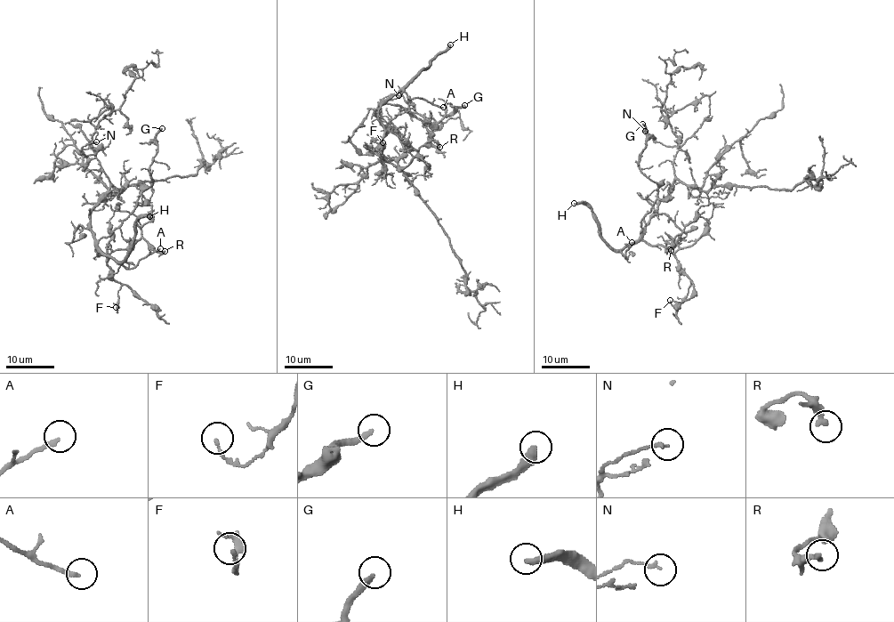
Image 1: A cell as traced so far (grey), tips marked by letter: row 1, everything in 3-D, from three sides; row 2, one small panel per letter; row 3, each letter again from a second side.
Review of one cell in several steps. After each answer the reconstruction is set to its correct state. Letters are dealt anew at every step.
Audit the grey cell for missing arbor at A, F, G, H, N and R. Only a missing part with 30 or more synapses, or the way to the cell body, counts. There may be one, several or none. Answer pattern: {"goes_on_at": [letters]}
{"goes_on_at": ["A", "G", "H"]}

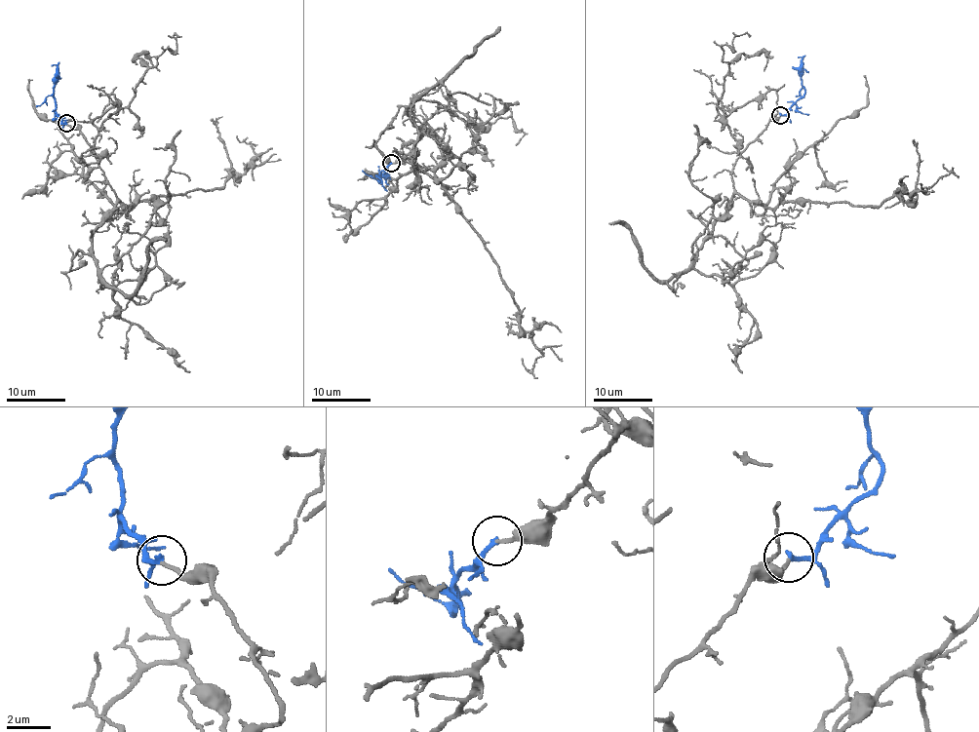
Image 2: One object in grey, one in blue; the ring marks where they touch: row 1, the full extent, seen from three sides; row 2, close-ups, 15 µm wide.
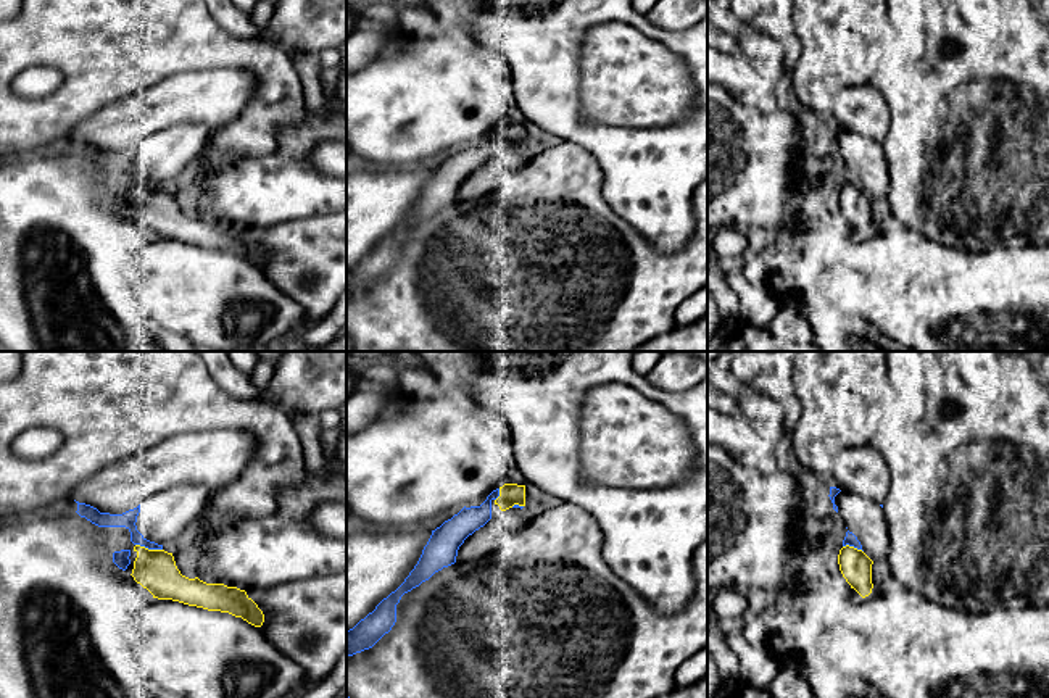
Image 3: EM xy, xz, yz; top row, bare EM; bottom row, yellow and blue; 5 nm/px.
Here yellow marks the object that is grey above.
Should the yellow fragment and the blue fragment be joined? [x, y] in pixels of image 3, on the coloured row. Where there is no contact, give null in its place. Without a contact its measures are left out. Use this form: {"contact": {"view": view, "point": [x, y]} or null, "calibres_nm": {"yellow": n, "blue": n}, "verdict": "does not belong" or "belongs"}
{"contact": {"view": "xy", "point": [147, 548]}, "calibres_nm": {"yellow": 200, "blue": 90}, "verdict": "belongs"}

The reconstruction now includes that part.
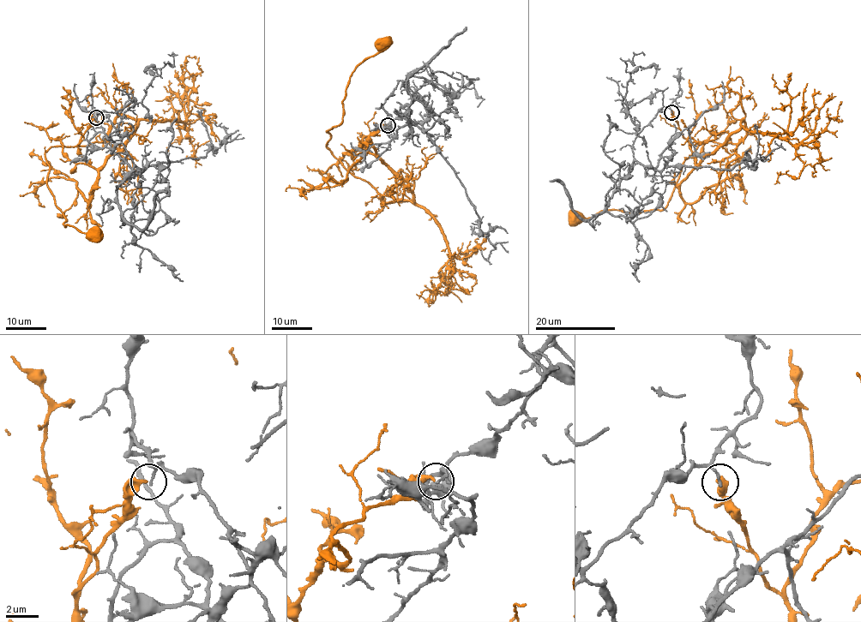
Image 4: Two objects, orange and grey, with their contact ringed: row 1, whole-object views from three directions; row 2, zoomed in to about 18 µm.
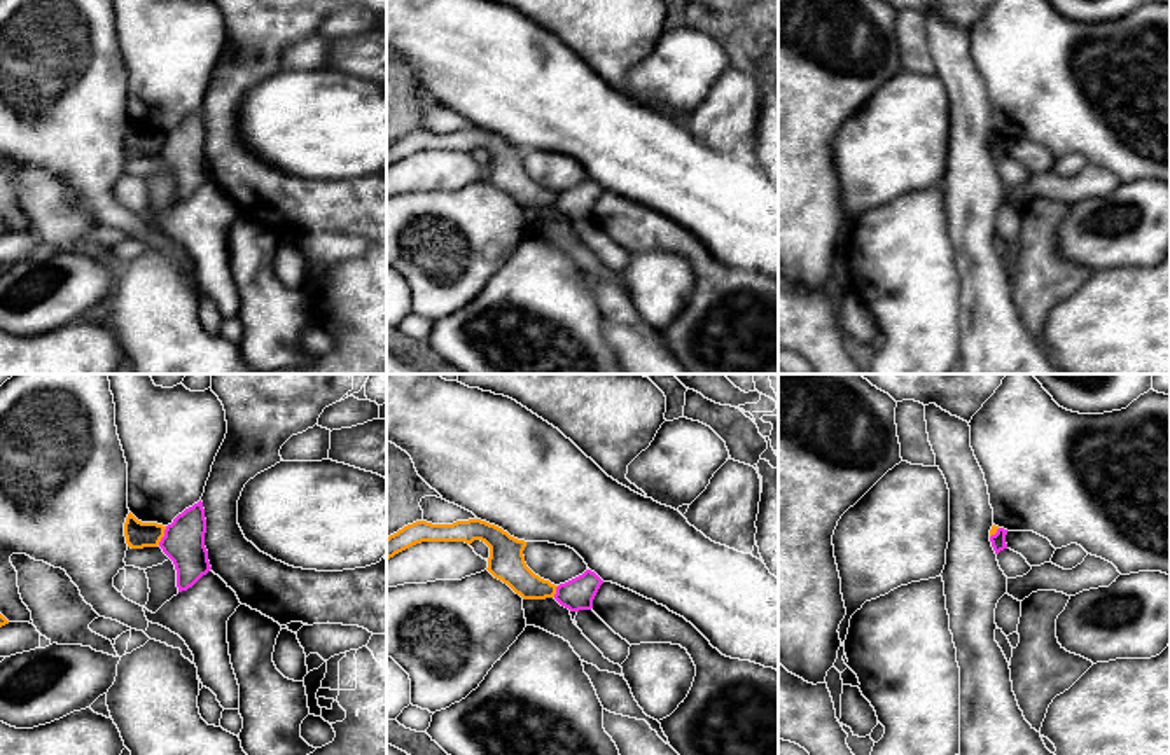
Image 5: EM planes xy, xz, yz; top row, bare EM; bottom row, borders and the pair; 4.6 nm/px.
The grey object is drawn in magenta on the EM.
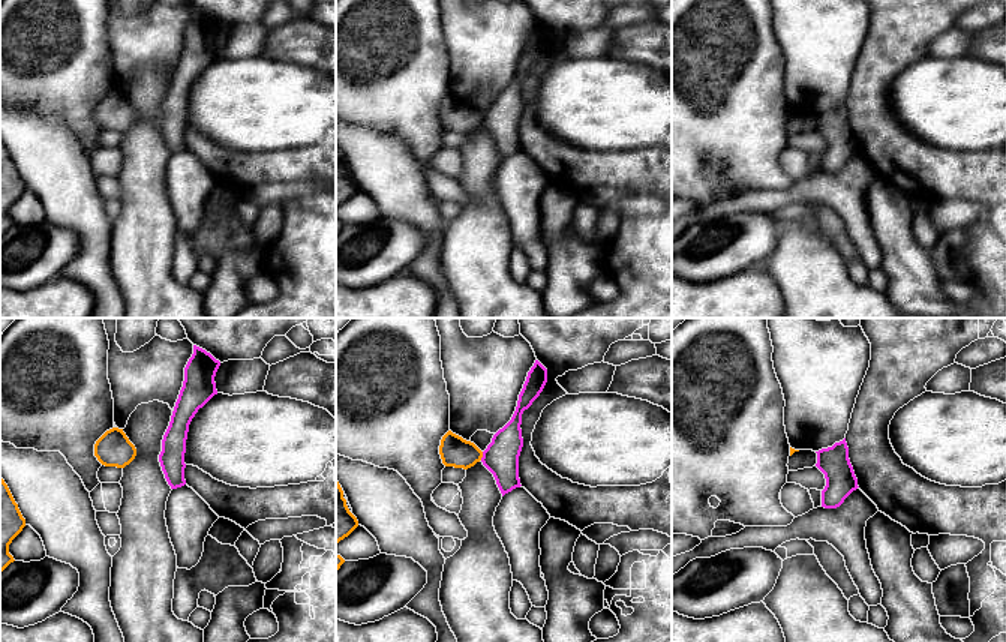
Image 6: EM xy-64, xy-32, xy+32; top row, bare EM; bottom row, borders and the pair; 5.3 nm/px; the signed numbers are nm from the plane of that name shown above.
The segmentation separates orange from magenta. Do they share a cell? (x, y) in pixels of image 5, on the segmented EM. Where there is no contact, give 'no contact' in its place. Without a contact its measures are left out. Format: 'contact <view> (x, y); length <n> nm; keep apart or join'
contact xy (163, 535); length 100 nm; keep apart

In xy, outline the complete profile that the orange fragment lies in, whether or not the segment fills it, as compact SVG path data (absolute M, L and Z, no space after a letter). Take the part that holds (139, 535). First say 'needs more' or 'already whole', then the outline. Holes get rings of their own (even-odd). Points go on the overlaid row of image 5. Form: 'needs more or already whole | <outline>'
already whole | M131 512L124 523L126 544L131 549L157 547L164 537L166 526L157 523L142 523Z

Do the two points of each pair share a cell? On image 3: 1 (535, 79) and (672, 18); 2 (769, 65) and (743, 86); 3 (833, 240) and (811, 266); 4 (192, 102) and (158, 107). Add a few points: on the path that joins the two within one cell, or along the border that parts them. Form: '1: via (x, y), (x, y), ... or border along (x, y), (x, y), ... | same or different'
1: border along (646, 16), (661, 28), (690, 29) | different
2: border along (740, 52), (761, 76) | different
3: via (827, 247), (814, 260) | same
4: via (184, 102), (166, 103) | same

